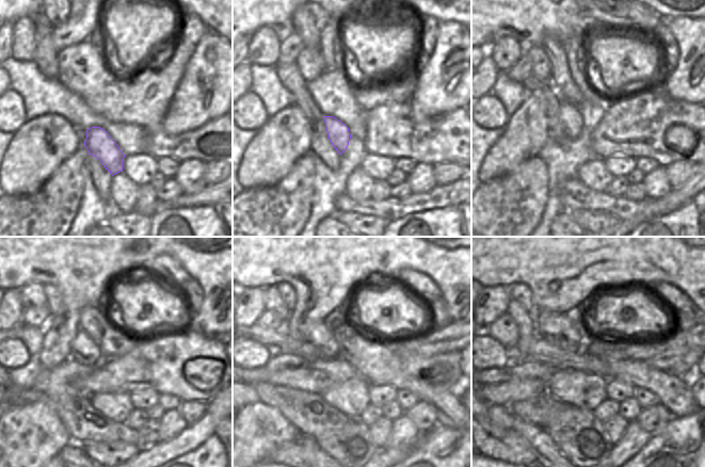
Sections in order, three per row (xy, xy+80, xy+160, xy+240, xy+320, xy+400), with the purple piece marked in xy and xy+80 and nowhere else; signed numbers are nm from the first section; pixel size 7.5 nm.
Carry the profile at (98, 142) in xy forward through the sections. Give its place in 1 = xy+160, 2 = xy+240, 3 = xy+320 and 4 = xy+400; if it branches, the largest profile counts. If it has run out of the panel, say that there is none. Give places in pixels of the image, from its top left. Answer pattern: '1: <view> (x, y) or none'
1: xy+160 (569, 115)
2: xy+240 (84, 351)
3: xy+320 (319, 336)
4: xy+400 (549, 324)

